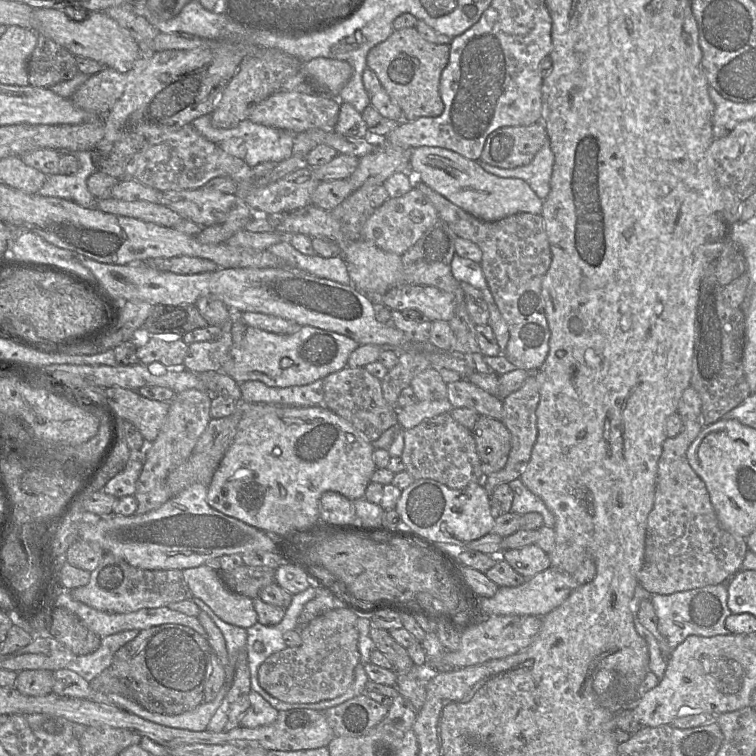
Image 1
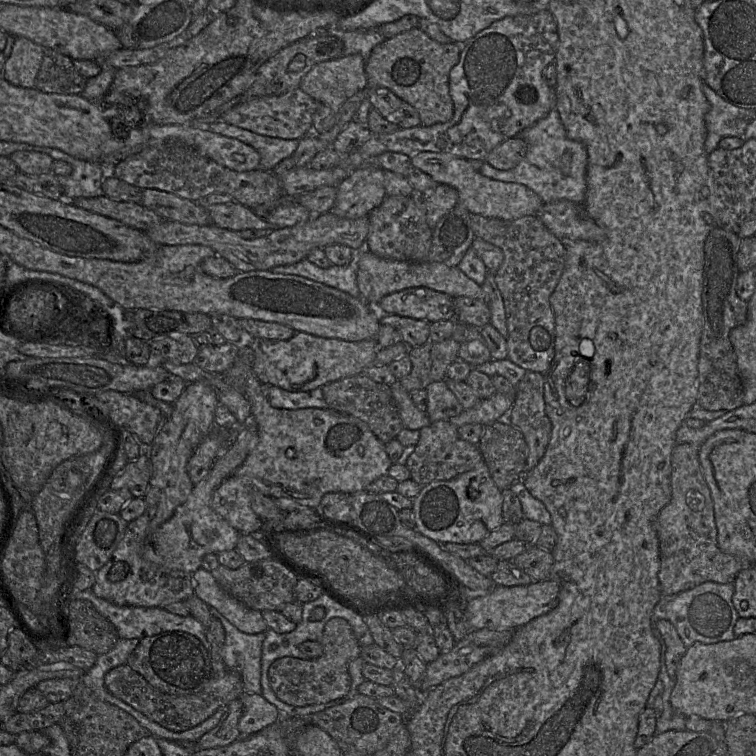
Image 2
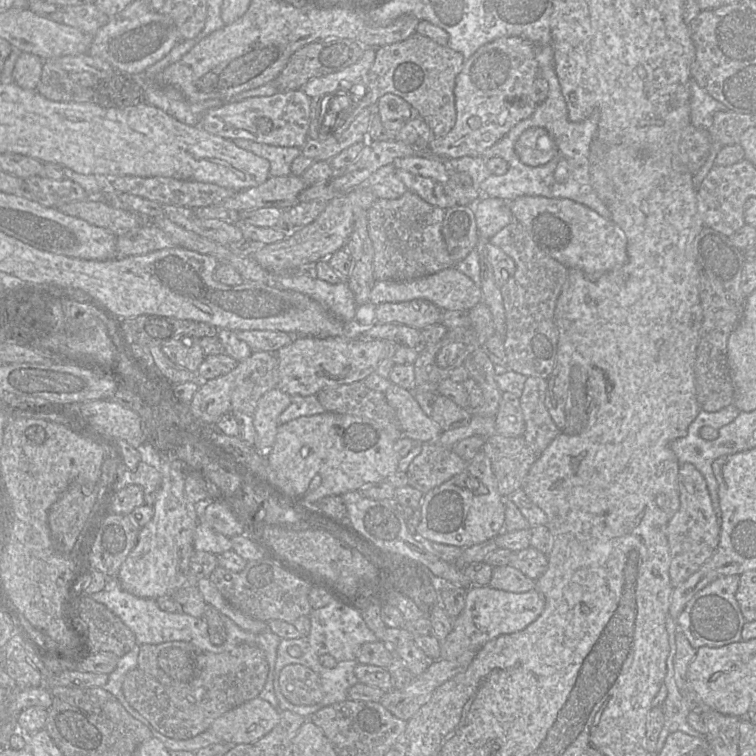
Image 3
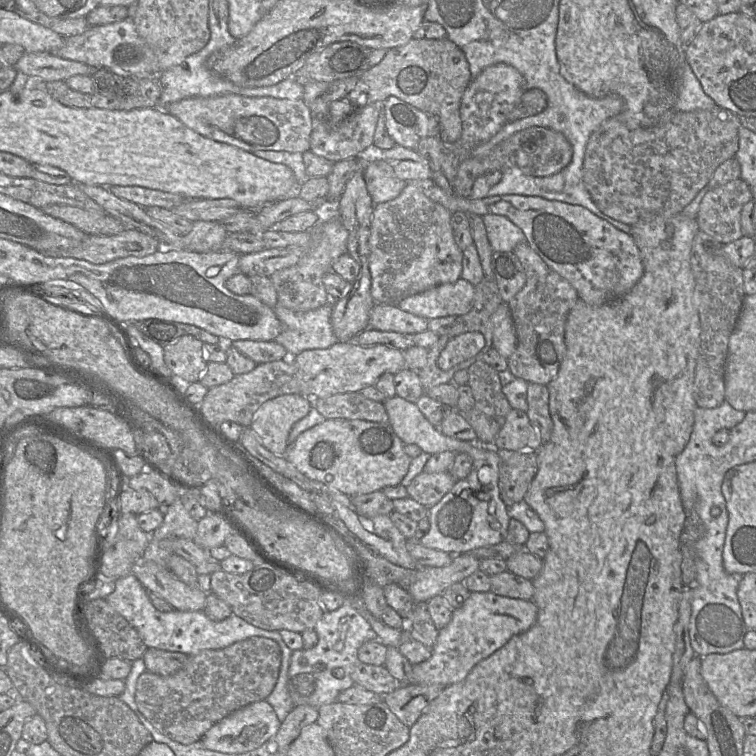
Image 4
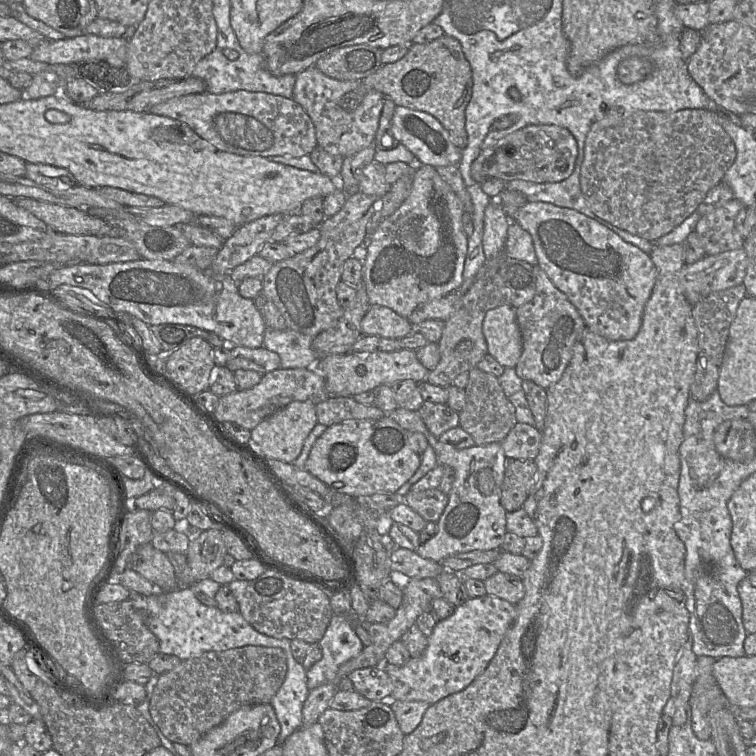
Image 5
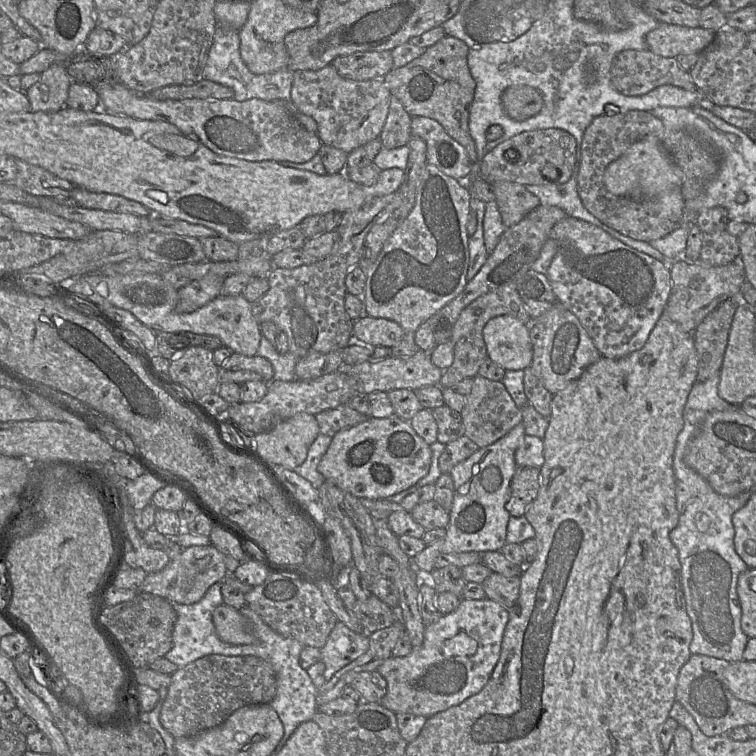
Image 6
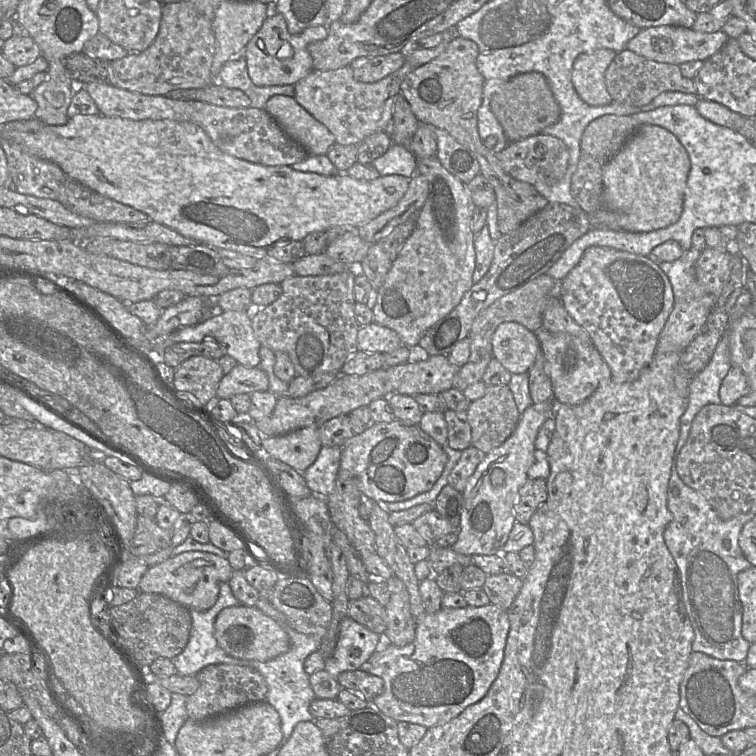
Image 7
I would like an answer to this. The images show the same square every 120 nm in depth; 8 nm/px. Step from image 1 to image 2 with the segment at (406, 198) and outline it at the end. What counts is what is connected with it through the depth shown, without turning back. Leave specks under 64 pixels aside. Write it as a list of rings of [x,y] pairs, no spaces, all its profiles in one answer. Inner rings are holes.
[[[438,184],[431,191],[416,195],[421,195],[426,210],[427,223],[432,229],[443,216],[459,204],[457,190],[444,184]]]

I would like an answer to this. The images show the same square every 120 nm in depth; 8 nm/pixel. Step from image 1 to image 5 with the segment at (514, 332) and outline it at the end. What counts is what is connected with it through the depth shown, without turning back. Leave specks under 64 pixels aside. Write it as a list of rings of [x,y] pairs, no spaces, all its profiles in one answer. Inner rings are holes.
[[[536,266],[536,293],[530,302],[515,308],[522,336],[522,354],[515,366],[522,380],[531,380],[544,389],[559,381],[573,355],[573,348],[587,328],[577,308],[560,291],[547,273]]]

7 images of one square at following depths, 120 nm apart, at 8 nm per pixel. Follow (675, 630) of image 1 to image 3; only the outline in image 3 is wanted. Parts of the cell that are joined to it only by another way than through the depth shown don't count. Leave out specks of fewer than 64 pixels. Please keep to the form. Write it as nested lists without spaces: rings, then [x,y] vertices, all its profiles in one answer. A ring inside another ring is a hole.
[[[740,575],[723,576],[715,579],[697,592],[678,616],[677,626],[694,649],[703,646],[719,648],[742,641],[741,632],[746,621],[735,596],[739,579]]]

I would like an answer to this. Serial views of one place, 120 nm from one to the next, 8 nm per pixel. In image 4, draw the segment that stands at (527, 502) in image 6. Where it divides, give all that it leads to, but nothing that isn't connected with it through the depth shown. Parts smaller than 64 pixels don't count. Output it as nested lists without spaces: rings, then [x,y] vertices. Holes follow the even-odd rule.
[[[499,449],[499,490],[507,507],[520,502],[538,471],[537,451]]]

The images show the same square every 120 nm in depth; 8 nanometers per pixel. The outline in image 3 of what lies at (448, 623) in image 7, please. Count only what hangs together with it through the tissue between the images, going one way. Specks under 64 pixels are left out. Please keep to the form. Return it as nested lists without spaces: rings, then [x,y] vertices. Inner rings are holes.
[[[486,586],[467,589],[465,607],[453,619],[453,629],[441,642],[439,659],[453,660],[466,651],[478,651],[488,641],[502,635],[525,629],[543,612],[545,600],[534,588],[528,592],[515,593]]]

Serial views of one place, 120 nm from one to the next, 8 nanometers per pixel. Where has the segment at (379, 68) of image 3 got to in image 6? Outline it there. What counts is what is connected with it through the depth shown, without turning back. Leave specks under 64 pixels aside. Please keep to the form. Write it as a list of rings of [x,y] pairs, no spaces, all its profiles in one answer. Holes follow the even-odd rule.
[[[445,35],[405,66],[393,68],[383,78],[391,95],[397,97],[412,117],[424,116],[438,121],[445,131],[466,149],[472,162],[478,163],[475,141],[469,131],[469,115],[476,82],[468,66],[468,45]]]

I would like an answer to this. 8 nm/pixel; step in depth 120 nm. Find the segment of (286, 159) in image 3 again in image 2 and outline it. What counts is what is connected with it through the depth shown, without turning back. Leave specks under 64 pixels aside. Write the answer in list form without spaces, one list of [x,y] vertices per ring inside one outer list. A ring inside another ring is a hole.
[[[221,119],[211,122],[207,128],[217,134],[238,139],[252,146],[260,154],[258,169],[271,172],[283,159],[291,157],[299,140],[282,139],[254,133],[250,130],[228,124]]]

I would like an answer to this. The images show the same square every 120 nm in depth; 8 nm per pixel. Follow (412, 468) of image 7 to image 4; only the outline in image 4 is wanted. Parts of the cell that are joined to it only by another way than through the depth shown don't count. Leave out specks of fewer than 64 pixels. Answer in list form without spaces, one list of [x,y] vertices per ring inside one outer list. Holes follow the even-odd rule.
[[[326,419],[288,445],[285,458],[310,479],[347,496],[357,496],[401,484],[412,460],[405,453],[404,445],[390,423]]]

